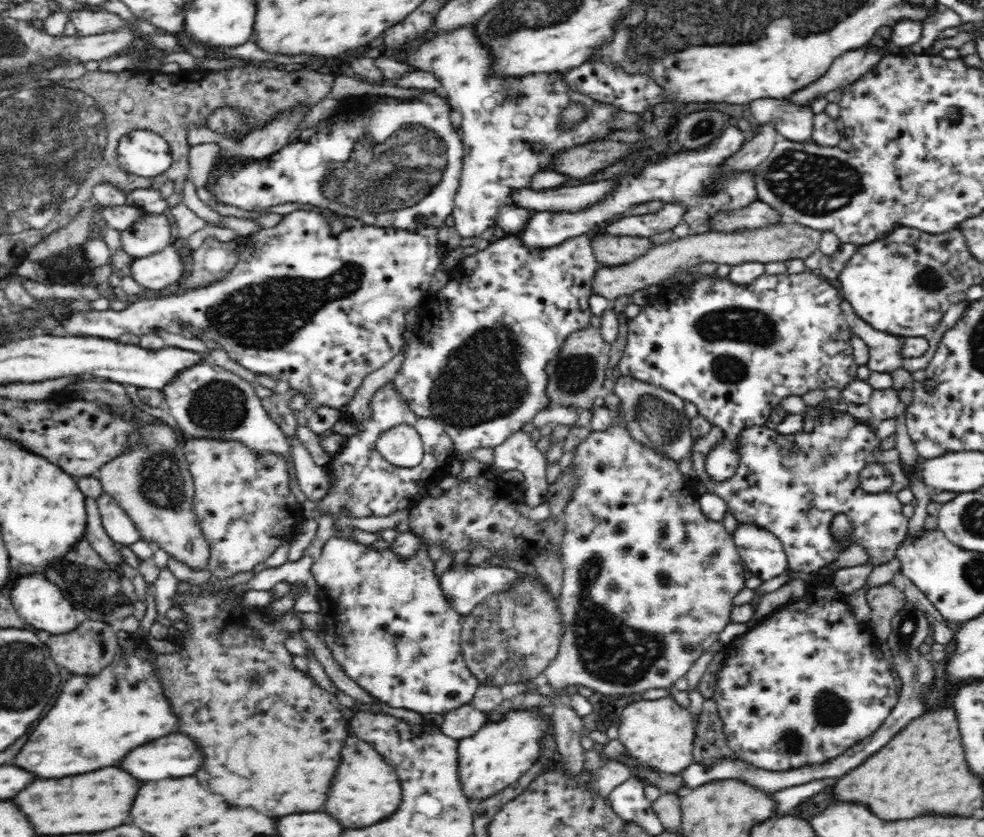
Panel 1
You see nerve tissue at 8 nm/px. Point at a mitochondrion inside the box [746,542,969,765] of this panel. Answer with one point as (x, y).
(907, 625)

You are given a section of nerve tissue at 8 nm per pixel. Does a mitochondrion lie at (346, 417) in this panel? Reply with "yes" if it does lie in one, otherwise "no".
no

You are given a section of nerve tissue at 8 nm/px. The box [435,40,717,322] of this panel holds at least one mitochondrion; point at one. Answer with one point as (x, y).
(510, 94)

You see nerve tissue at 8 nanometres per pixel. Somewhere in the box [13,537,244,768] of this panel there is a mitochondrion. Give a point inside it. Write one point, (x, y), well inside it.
(96, 588)

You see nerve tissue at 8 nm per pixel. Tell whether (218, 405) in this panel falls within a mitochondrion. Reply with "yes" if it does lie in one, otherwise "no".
yes

